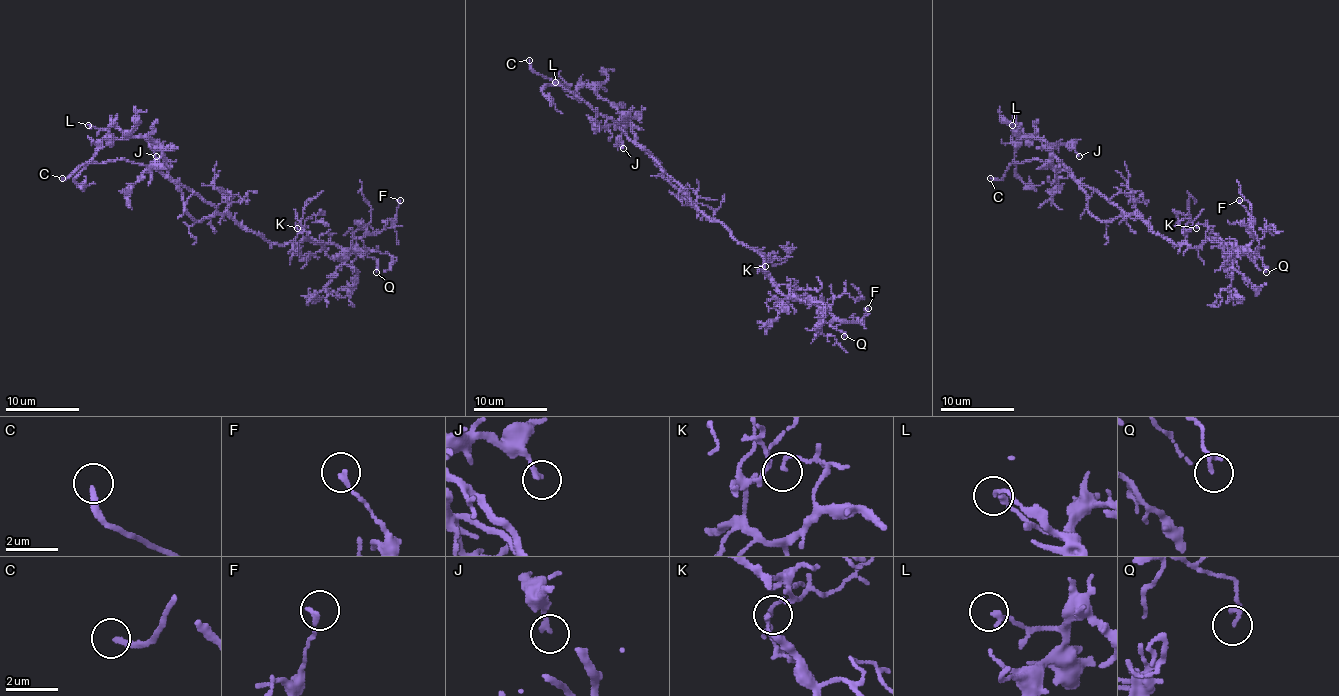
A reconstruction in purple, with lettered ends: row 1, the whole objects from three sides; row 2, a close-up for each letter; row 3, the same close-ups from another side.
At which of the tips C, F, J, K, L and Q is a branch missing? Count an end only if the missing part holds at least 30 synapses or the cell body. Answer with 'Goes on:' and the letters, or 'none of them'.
Goes on: C

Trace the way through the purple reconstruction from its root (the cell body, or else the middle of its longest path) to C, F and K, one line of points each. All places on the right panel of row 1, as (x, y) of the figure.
C: (1143, 220), (1126, 215), (1066, 171), (1040, 160), (1012, 163), (1000, 180), (990, 178)
F: (1143, 220), (1174, 244), (1200, 248), (1220, 241), (1244, 248), (1253, 239), (1251, 218), (1239, 200)
K: (1143, 220), (1174, 244), (1185, 242), (1193, 248), (1206, 239), (1207, 229), (1204, 224), (1196, 228)

